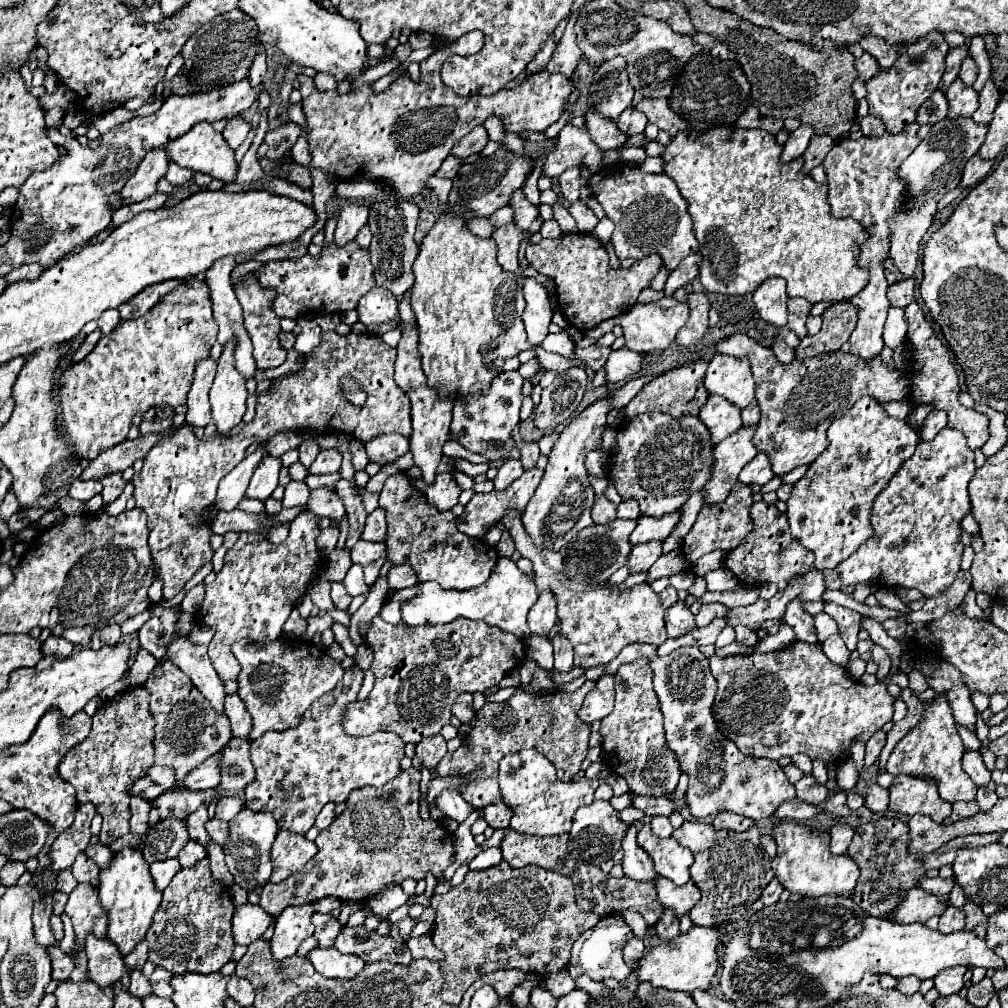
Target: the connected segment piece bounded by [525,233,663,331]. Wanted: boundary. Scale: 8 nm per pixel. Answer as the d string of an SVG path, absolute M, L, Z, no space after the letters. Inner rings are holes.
M563 233L559 239L543 239L537 245L527 245L525 257L537 273L555 281L557 303L569 325L577 327L579 331L587 331L601 321L625 313L637 303L639 293L651 285L653 277L663 265L659 255L649 255L647 259L635 261L631 269L613 269L603 243L593 235L579 233Z

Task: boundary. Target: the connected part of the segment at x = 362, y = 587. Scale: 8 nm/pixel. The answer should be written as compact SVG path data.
M351 565L351 569L349 569L343 585L347 587L347 593L351 597L355 597L355 595L367 595L369 593L369 587L365 585L364 572L361 565Z

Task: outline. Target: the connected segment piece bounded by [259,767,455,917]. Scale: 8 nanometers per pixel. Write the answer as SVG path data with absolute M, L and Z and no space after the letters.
M411 767L401 771L385 787L361 787L353 791L345 811L315 839L317 855L293 877L277 885L267 883L261 891L259 905L277 917L285 907L313 903L323 897L363 903L385 885L403 883L407 877L419 881L429 871L439 881L445 881L441 873L455 861L453 837L441 821L419 817L419 781L421 771Z

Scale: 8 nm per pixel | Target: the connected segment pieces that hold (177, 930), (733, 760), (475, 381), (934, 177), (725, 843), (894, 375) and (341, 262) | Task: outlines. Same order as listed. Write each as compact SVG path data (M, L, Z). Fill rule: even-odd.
M209 859L197 861L189 869L181 869L163 891L163 901L155 911L153 923L145 935L149 943L149 961L165 967L173 975L183 973L215 973L231 961L233 935L231 917L233 901L229 891L211 875Z
M629 645L623 647L621 659L625 653L651 659L655 693L665 717L667 745L677 755L681 771L689 773L687 799L689 809L697 819L705 819L721 811L733 811L759 821L771 817L783 801L795 797L795 787L787 781L777 761L755 757L749 757L747 761L747 757L719 733L711 713L717 683L709 671L707 657L697 647L679 647L665 657L657 657L657 647L653 645Z
M443 213L433 229L423 237L413 273L415 285L411 307L419 325L419 353L423 357L423 371L427 375L429 387L437 389L441 397L453 393L457 397L471 395L477 389L483 389L485 393L493 377L499 375L501 365L507 359L529 349L525 327L521 321L521 313L525 309L525 277L521 273L513 275L509 271L503 271L495 259L493 239L475 237L467 227L467 219L453 213Z
M963 117L963 119L943 119L939 121L937 125L931 127L931 131L927 133L927 137L917 145L917 149L901 163L901 169L899 169L899 177L907 181L907 207L903 213L897 213L889 219L889 229L891 229L891 253L889 257L893 259L895 267L901 271L903 279L909 279L913 277L915 273L915 267L917 267L917 253L919 253L919 245L921 245L921 239L923 235L927 233L929 225L933 223L933 217L937 213L937 203L939 199L947 193L947 191L953 191L959 181L961 181L961 167L965 167L965 163L969 161L971 155L975 155L979 151L979 147L983 145L985 141L985 135L989 131L989 125L983 125L983 123L973 123L971 117Z
M685 821L671 835L683 847L687 847L695 863L691 865L691 879L701 889L701 901L691 909L691 921L701 927L727 925L741 917L741 913L759 899L761 891L775 877L771 871L771 857L761 847L759 827L749 827L743 833L715 829L711 823L703 821Z
M737 333L715 345L717 353L733 357L749 357L757 391L755 397L761 407L761 419L753 437L759 451L767 453L775 475L785 475L799 465L813 463L829 445L827 429L833 419L839 419L853 407L853 403L865 395L873 397L877 403L907 401L911 411L915 403L909 399L909 379L903 371L889 369L881 355L873 363L865 363L853 353L825 353L809 359L793 359L793 363L779 363L769 347L759 345L755 339Z
M331 241L315 257L307 253L301 259L269 261L261 269L253 271L253 275L263 287L277 291L273 311L281 319L297 319L307 313L345 313L355 309L359 299L373 289L375 283L369 249L359 247L357 241L351 241L345 247L337 247Z

